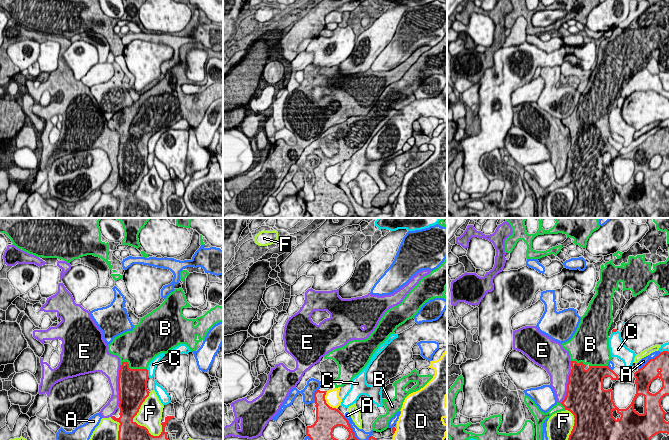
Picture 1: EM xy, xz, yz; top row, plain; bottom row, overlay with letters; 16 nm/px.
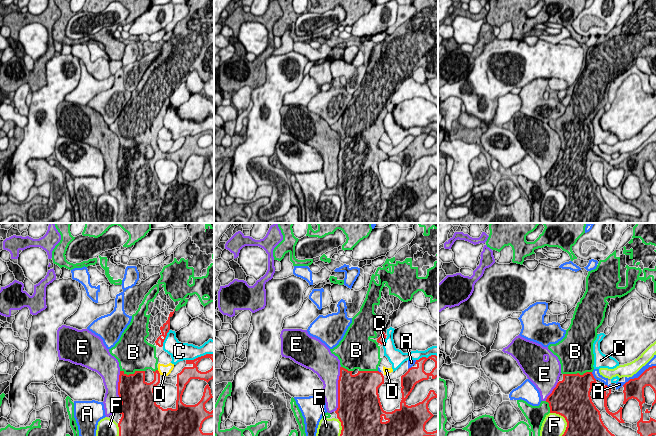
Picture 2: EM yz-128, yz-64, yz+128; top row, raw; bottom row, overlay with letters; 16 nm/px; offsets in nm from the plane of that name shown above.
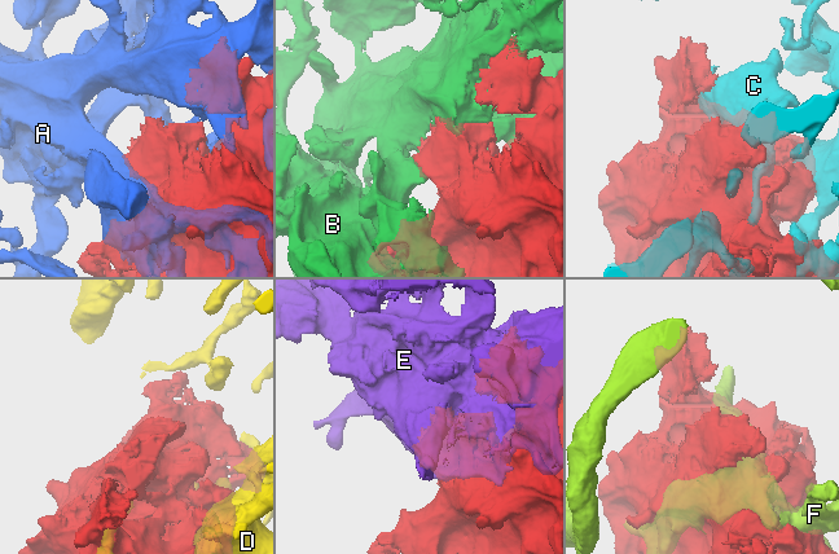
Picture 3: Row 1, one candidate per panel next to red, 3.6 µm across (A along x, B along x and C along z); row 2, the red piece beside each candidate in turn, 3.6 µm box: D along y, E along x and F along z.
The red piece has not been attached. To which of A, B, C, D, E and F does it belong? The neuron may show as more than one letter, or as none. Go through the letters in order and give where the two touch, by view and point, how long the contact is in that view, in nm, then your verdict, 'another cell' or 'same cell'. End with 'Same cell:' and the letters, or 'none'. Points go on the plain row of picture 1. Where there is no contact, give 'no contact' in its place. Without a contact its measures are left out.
A: contact yz (650, 135); length 480 nm; another cell
B: contact xy (132, 145); length 440 nm; same cell
C: contact xy (147, 149); length 150 nm; another cell
D: contact xz (325, 178); length 340 nm; another cell
E: contact xy (118, 162); length 650 nm; another cell
F: contact xy (141, 180); length 500 nm; another cell
Same cell: B

